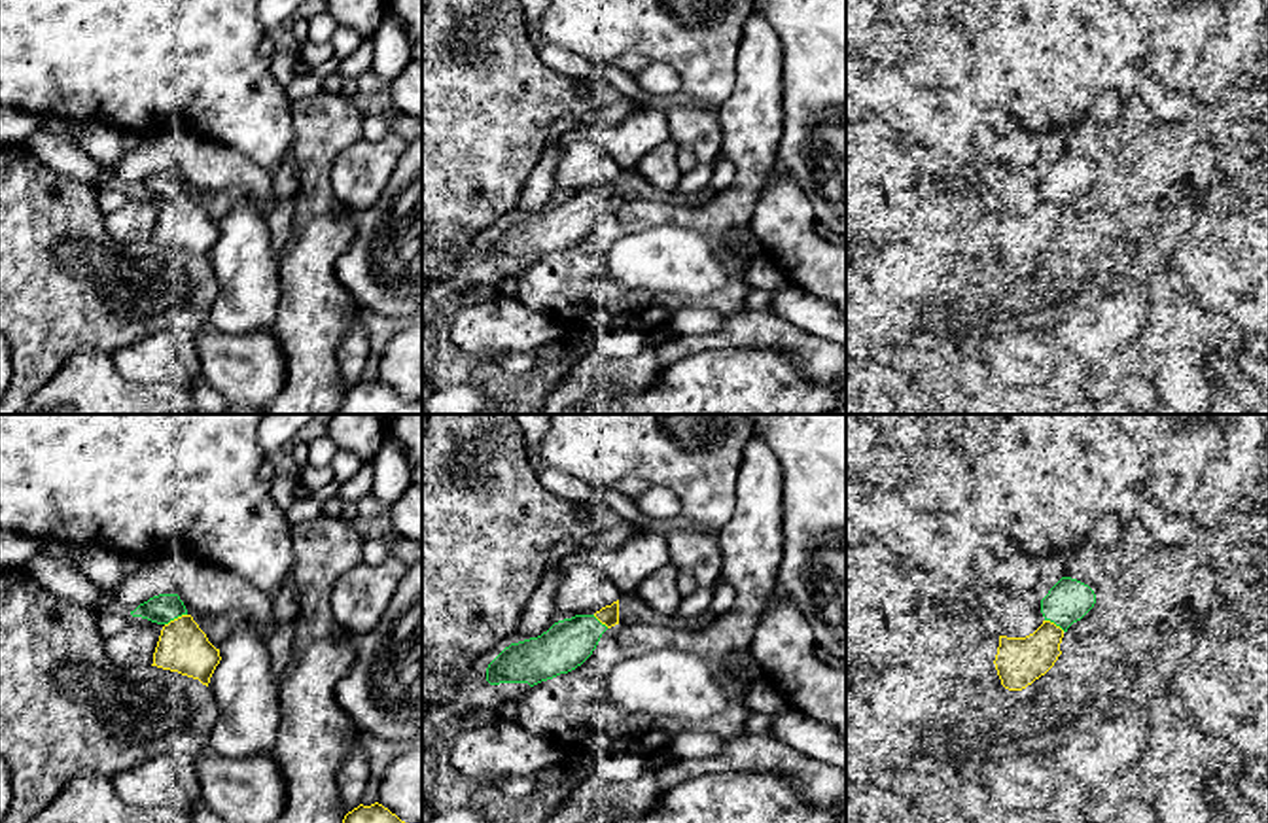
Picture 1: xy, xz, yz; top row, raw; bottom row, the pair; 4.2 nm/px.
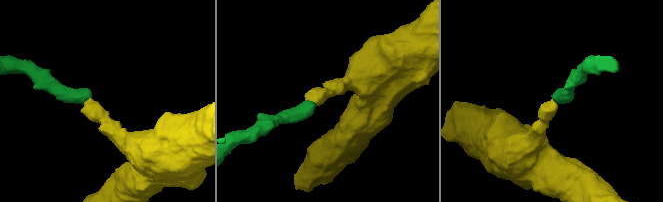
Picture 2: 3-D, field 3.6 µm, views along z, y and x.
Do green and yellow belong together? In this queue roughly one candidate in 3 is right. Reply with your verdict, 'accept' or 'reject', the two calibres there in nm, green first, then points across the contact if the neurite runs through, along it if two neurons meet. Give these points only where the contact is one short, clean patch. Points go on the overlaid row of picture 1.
accept | 120/220 nm

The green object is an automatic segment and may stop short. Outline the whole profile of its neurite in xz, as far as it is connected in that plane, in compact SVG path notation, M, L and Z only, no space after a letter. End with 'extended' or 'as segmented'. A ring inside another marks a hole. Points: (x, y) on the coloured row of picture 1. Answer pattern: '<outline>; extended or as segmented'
M619 600L594 615L575 615L555 622L547 632L505 647L486 668L486 681L528 683L530 687L581 666L602 634L619 624Z; extended

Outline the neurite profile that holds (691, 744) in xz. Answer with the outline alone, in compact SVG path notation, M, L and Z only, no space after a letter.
M704 730L679 732L668 751L676 759L706 759L715 755L723 747L725 740Z

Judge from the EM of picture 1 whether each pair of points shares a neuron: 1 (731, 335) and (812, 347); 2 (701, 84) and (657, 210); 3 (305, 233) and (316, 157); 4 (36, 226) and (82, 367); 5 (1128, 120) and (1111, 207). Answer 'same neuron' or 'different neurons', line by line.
1: same neuron
2: different neurons
3: same neuron
4: different neurons
5: same neuron

